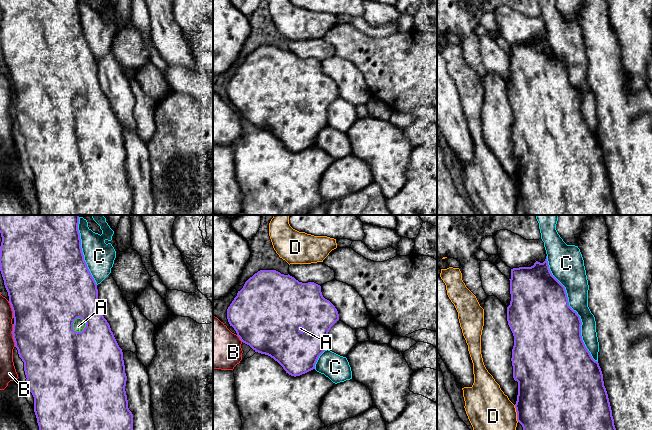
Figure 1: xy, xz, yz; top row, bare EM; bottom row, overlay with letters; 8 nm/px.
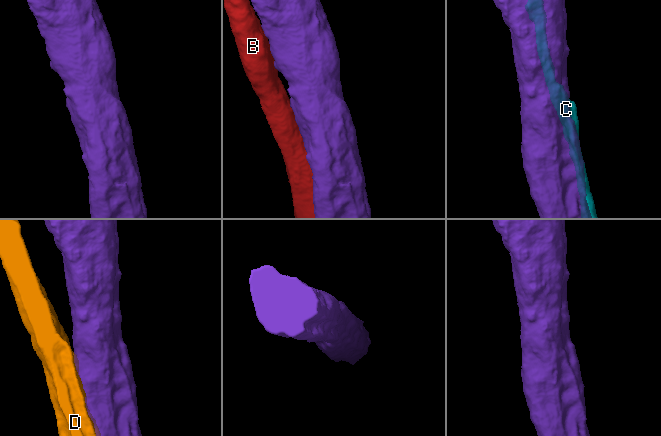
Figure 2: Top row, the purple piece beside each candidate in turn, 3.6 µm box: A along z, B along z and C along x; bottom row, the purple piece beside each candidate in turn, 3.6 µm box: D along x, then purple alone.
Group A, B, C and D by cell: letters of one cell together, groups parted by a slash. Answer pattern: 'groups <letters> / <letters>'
groups A / B / C / D

